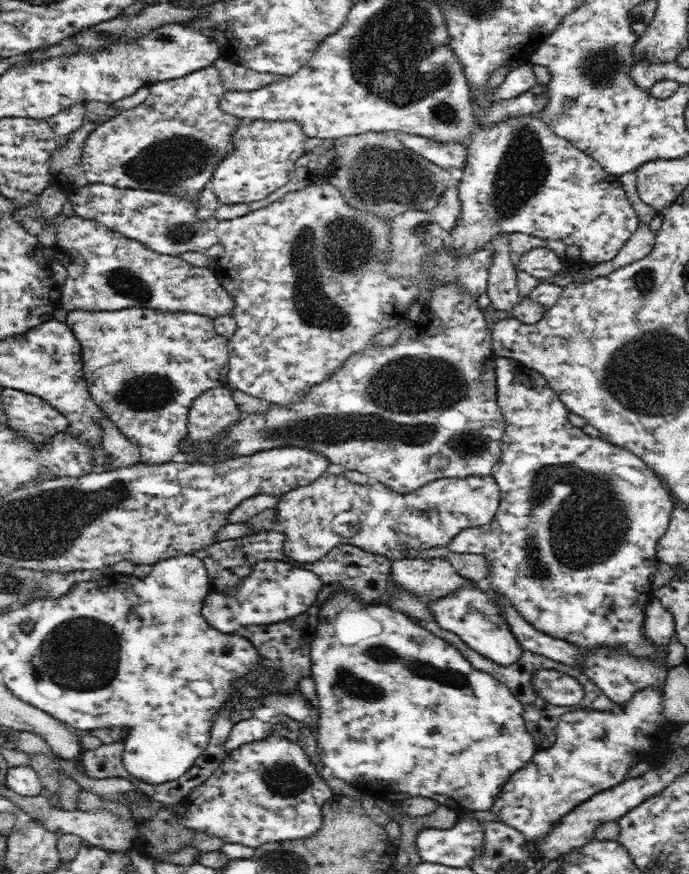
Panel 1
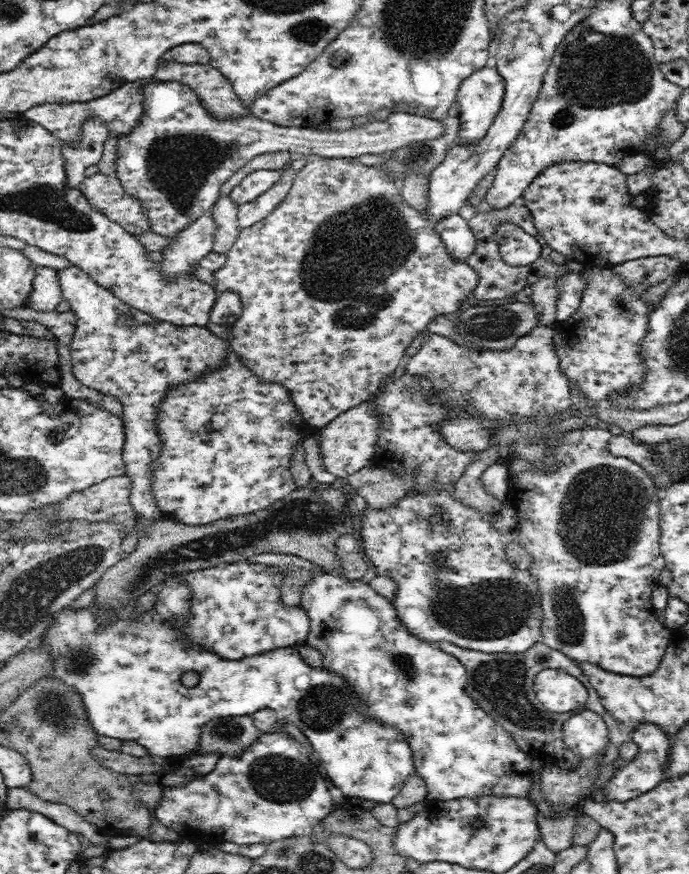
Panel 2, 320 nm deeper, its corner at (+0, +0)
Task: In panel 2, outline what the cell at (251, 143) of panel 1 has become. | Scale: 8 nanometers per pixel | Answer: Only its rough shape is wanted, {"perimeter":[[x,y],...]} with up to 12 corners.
{"perimeter":[[280,170],[253,171],[232,190],[239,205],[252,202],[282,178]]}

